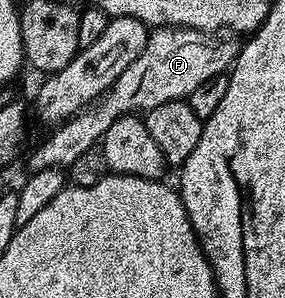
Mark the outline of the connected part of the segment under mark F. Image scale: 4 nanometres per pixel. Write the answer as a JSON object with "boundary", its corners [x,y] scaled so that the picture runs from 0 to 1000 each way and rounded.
{"boundary":[[[561,87],[523,117],[512,154],[393,292],[337,339],[291,362],[270,389],[249,389],[221,416],[193,419],[182,443],[98,523],[102,581],[165,564],[239,567],[302,503],[340,493],[351,470],[386,436],[386,419],[414,396],[523,376],[568,342],[611,342],[649,332],[709,275],[737,262],[782,255],[828,211],[835,148],[814,134],[740,134],[740,117],[705,114],[656,94]]]}

